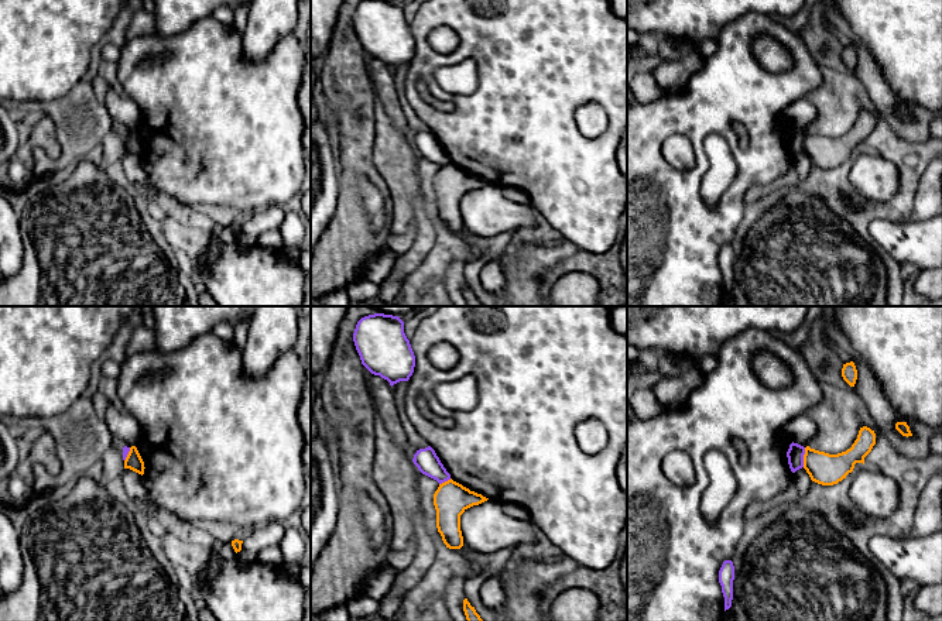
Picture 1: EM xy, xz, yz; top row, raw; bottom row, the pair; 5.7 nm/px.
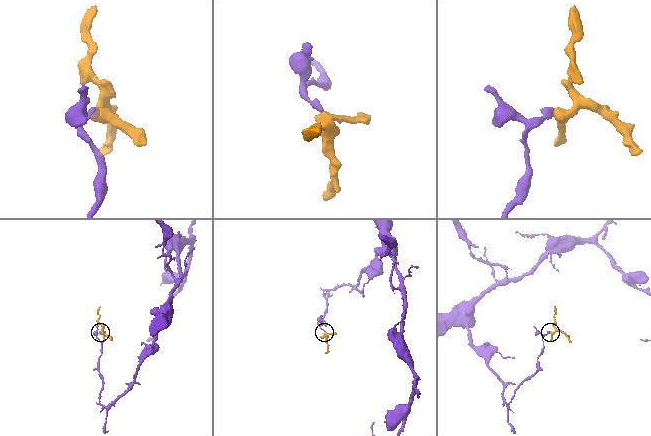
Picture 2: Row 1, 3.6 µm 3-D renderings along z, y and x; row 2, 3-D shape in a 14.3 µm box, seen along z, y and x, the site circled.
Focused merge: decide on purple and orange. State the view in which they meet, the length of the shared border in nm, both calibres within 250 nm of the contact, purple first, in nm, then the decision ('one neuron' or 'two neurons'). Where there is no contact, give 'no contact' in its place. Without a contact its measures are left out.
contact in yz; length 110 nm; calibres 100 and 180 nm; two neurons

